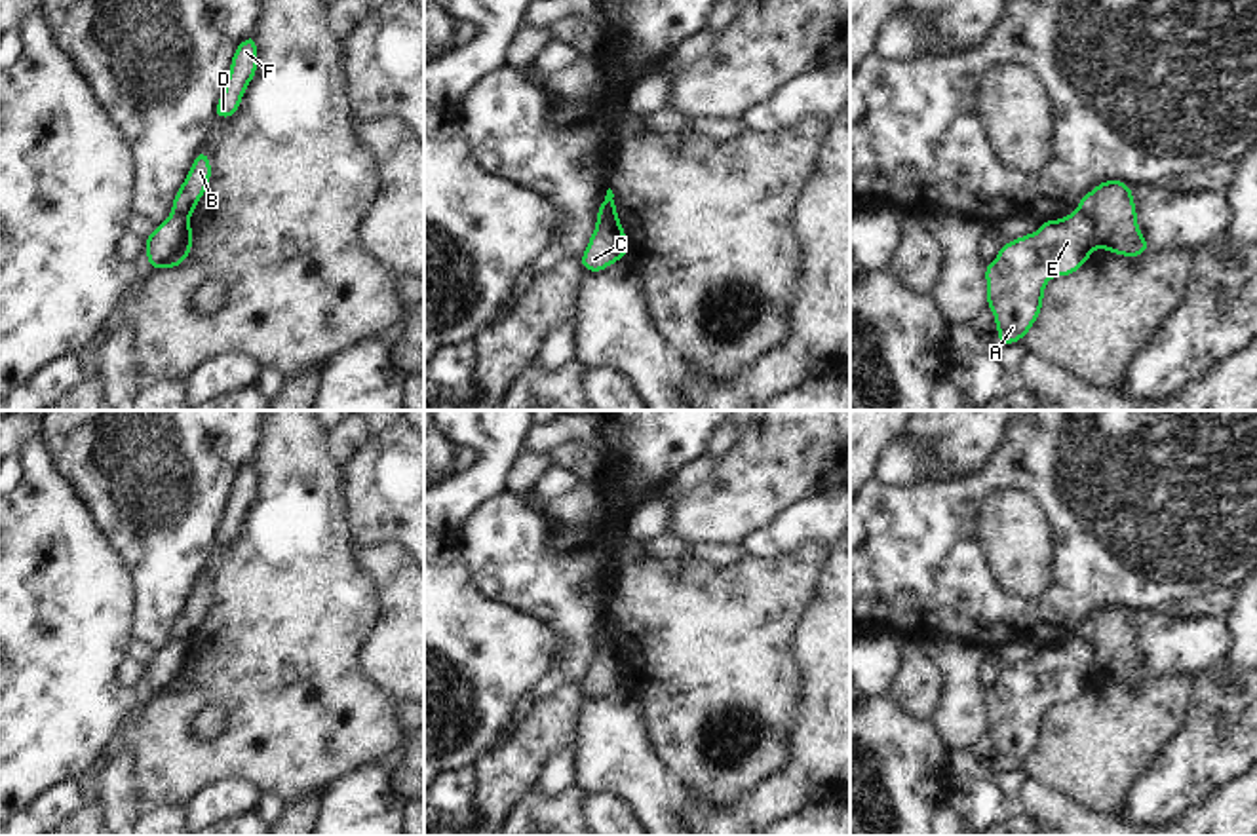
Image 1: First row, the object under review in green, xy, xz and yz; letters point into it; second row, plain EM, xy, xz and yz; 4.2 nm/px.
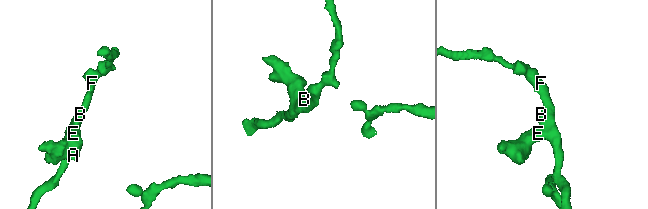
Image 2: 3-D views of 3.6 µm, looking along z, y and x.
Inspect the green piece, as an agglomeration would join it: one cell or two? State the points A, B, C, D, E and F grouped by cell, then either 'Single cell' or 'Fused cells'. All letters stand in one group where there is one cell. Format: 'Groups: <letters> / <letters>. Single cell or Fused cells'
Groups: A E / B C D F. Fused cells.

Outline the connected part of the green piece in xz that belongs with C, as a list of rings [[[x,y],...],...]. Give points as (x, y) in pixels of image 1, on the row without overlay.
[[[605,636],[597,642],[595,656],[580,684],[580,692],[597,699],[620,684],[628,682],[626,656],[616,636]]]

